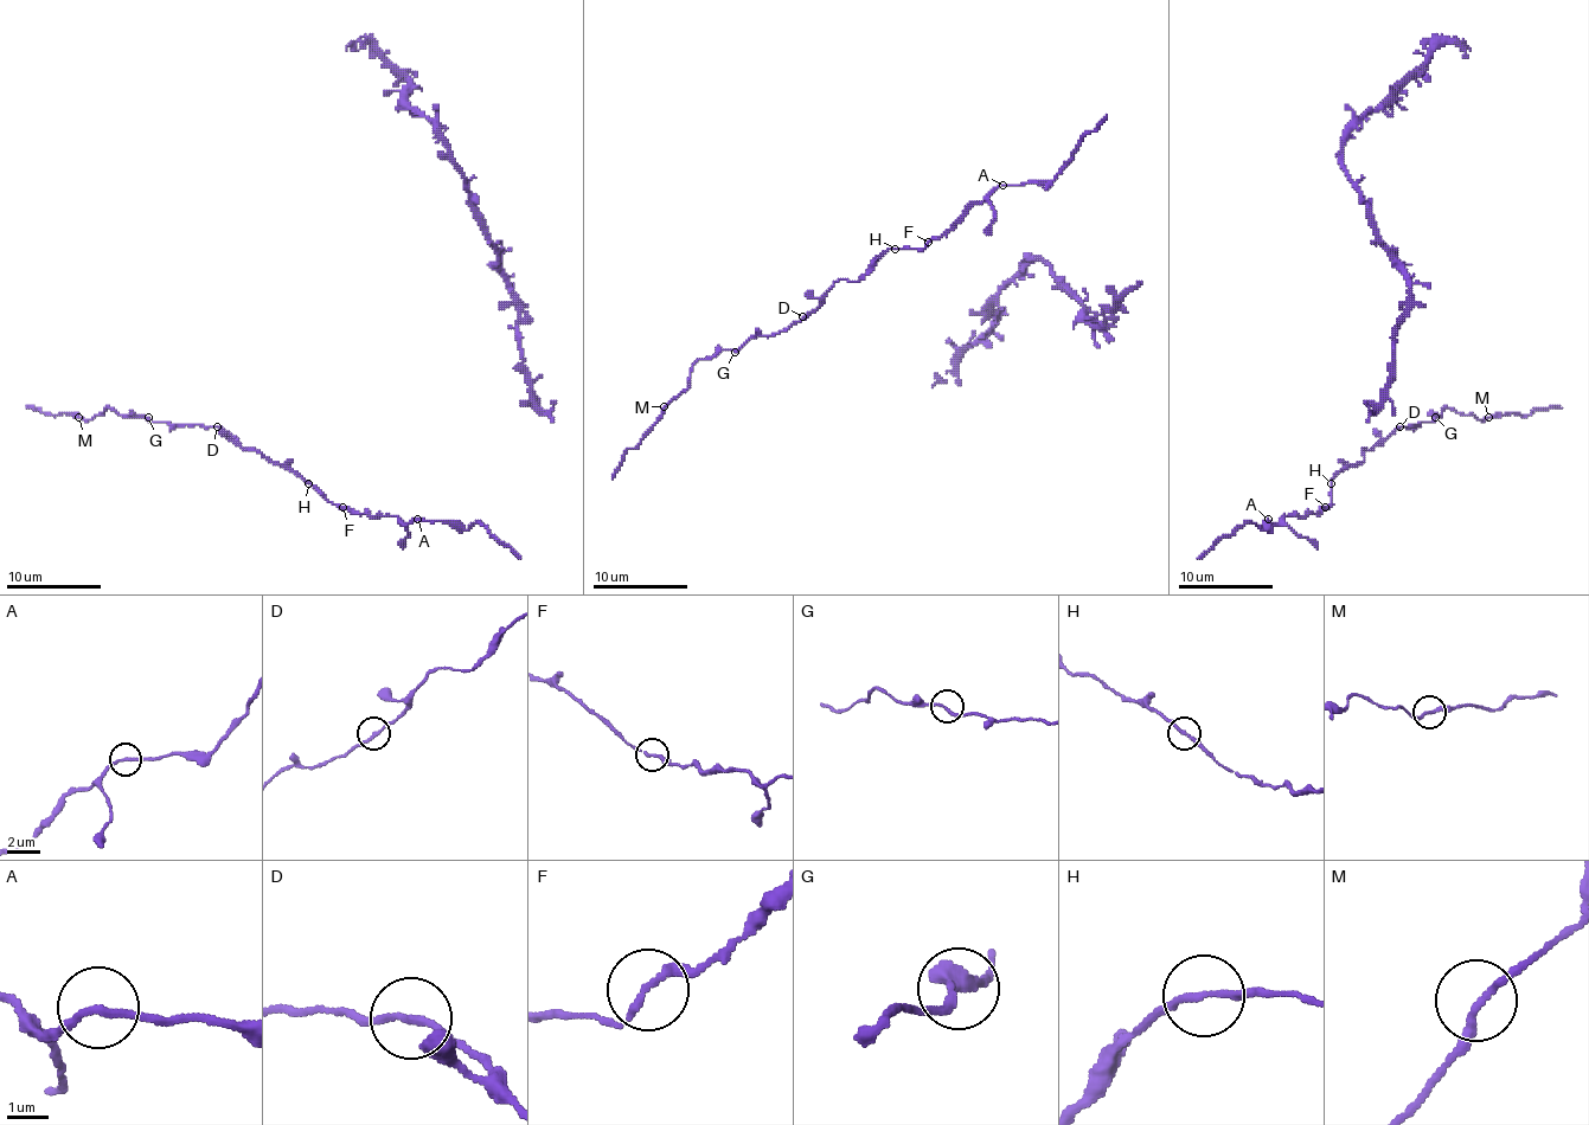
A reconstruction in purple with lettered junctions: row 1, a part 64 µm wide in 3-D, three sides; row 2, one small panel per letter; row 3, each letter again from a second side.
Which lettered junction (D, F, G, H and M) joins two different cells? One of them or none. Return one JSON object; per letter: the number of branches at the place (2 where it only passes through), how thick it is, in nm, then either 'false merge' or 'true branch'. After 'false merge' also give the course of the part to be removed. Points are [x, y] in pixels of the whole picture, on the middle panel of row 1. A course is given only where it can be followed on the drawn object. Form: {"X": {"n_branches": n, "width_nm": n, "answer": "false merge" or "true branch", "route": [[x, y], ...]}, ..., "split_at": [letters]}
{"D": {"n_branches": 2, "width_nm": 160, "answer": "true branch"}, "F": {"n_branches": 2, "width_nm": 180, "answer": "true branch"}, "G": {"n_branches": 2, "width_nm": 170, "answer": "true branch"}, "H": {"n_branches": 2, "width_nm": 170, "answer": "true branch"}, "M": {"n_branches": 2, "width_nm": 200, "answer": "true branch"}, "split_at": []}

